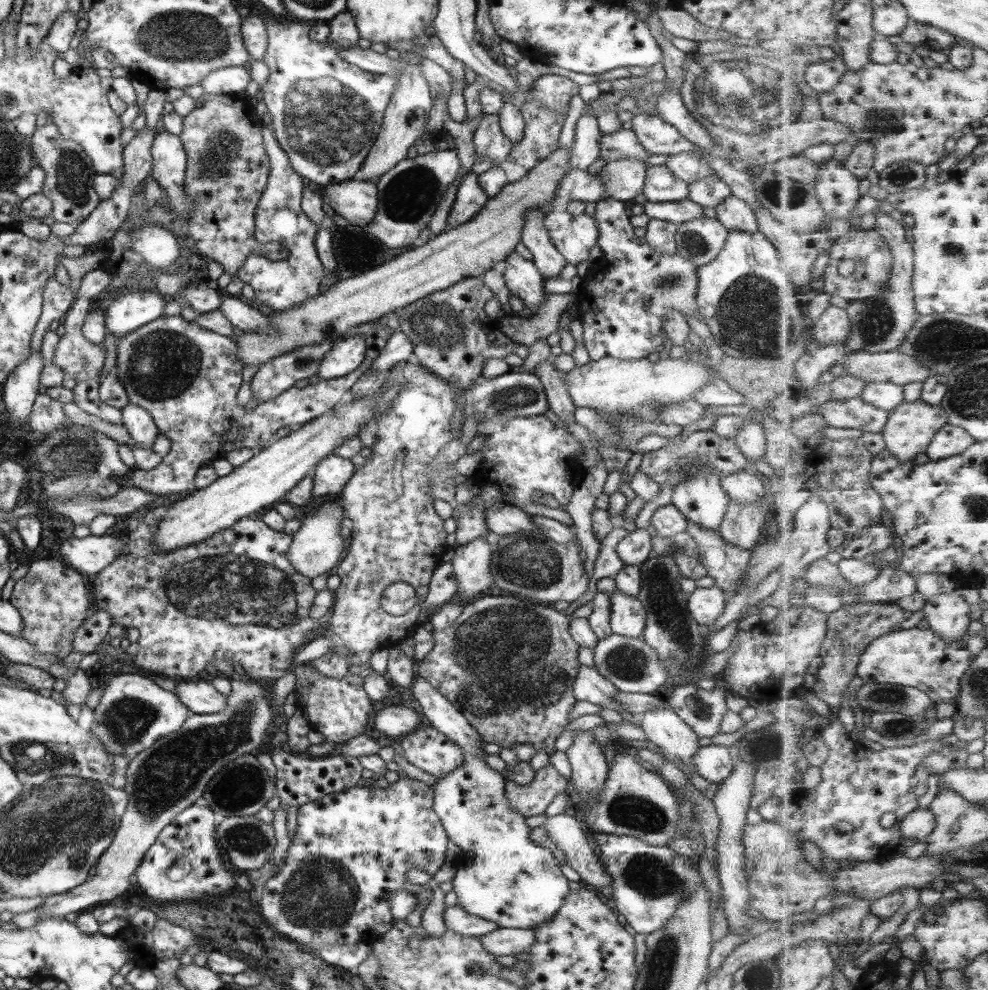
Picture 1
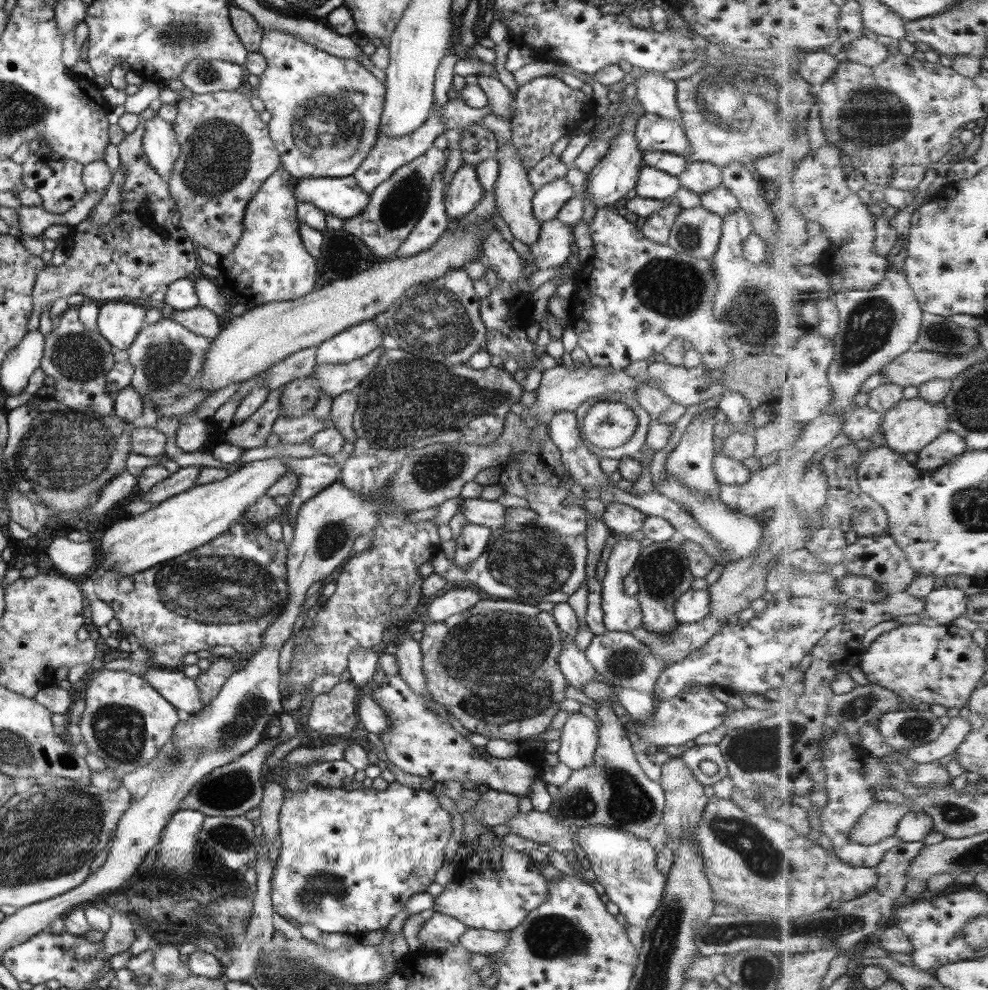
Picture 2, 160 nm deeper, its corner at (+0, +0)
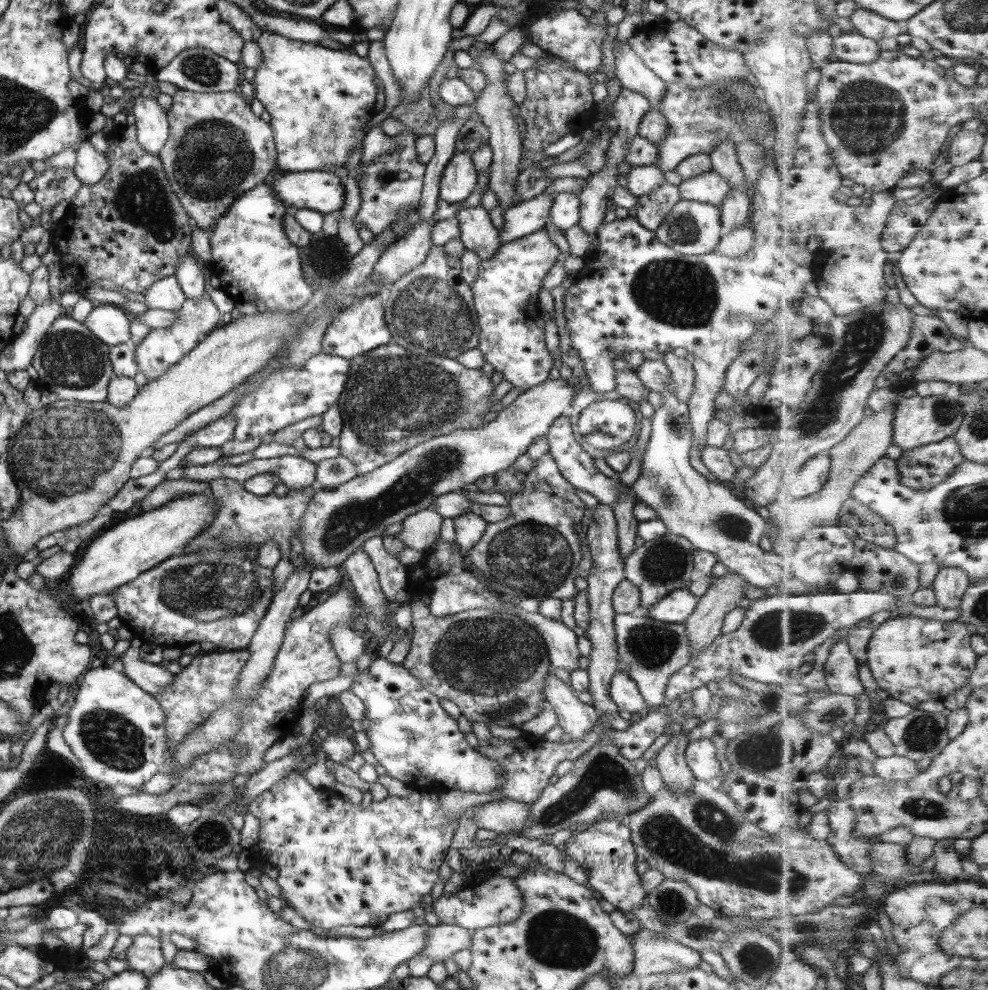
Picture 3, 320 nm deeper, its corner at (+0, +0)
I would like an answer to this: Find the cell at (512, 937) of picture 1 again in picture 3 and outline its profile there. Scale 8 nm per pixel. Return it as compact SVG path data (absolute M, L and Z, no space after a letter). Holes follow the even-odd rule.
M439 922L424 934L424 947L420 954L430 958L449 959L457 950L470 946L471 932L457 925Z

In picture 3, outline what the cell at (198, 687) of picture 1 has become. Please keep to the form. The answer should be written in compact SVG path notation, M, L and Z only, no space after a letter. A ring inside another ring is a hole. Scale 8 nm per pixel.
M133 637L128 648L118 654L118 658L121 662L122 673L143 692L153 696L164 686L169 686L174 675L160 665L139 659L139 646L141 644L142 642L138 638Z

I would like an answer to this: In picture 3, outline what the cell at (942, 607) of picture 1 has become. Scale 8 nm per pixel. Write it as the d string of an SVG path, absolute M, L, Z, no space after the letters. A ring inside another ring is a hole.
M951 566L940 569L933 584L937 605L946 609L959 609L971 583L969 575L962 568Z

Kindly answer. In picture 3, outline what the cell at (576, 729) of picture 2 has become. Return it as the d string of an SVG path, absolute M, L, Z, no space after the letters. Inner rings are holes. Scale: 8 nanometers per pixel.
M553 671L546 674L542 684L542 695L545 704L553 709L557 726L569 734L571 742L580 739L585 731L599 718L595 708L579 701L567 685L555 677Z

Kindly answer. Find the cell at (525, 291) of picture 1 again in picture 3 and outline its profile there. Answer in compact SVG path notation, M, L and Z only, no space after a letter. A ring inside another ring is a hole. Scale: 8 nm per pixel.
M481 205L459 208L454 217L457 219L461 244L474 252L477 258L489 258L501 245L498 241L498 230L491 225L487 211Z

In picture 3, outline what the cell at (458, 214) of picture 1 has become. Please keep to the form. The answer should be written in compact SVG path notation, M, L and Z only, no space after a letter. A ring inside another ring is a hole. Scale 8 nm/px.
M455 151L442 166L438 197L449 204L464 201L476 188L477 171L469 153Z

